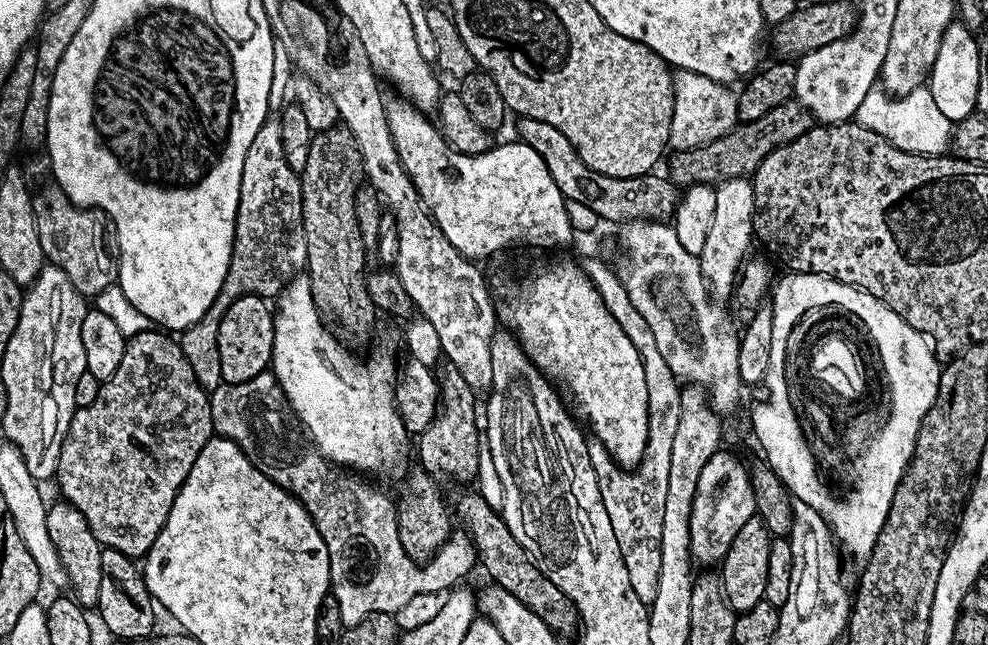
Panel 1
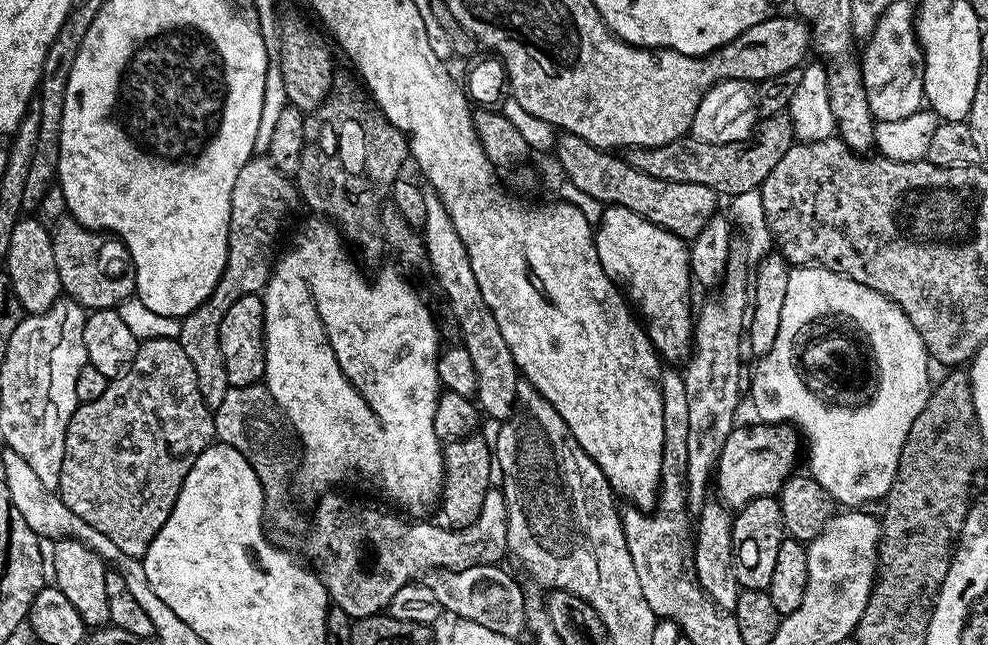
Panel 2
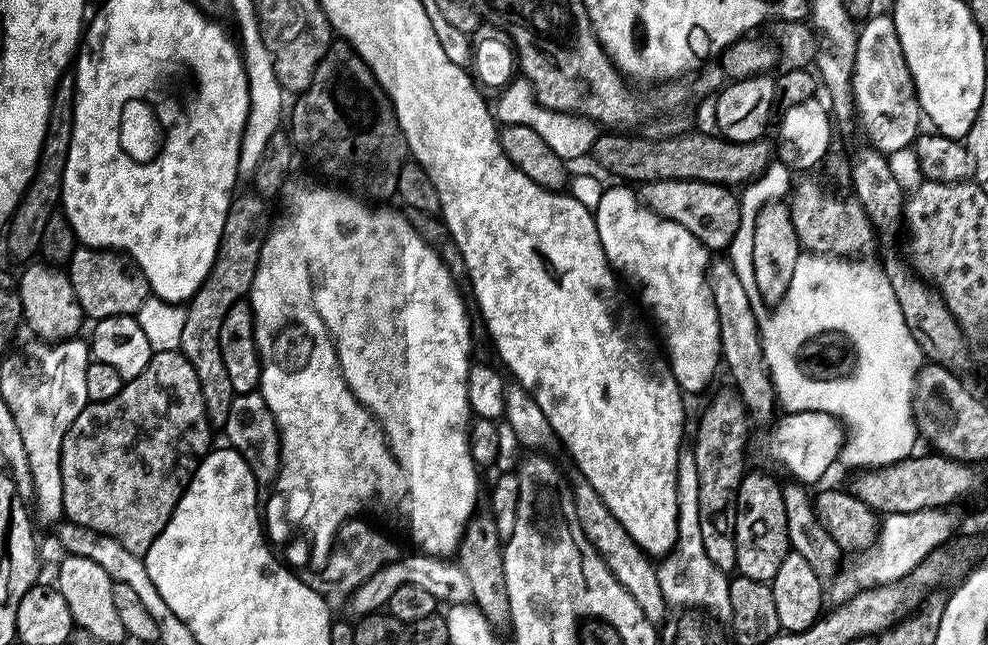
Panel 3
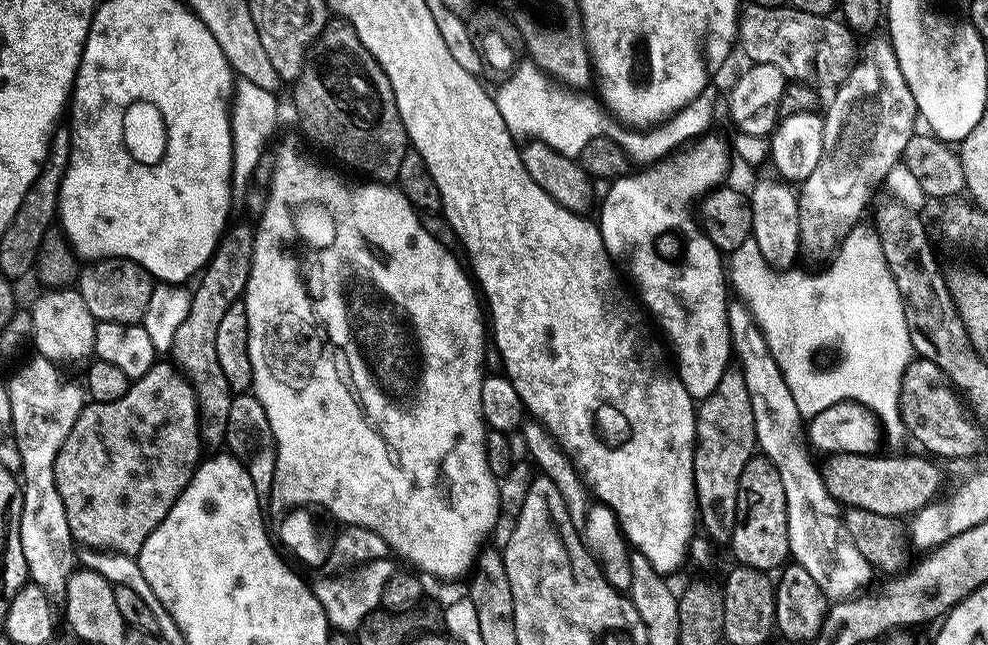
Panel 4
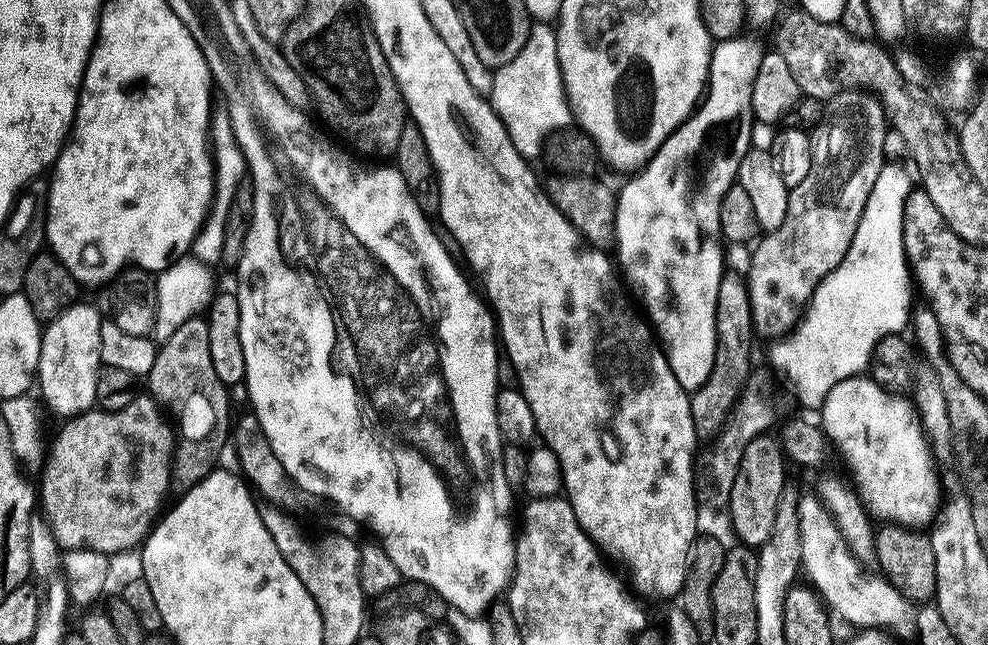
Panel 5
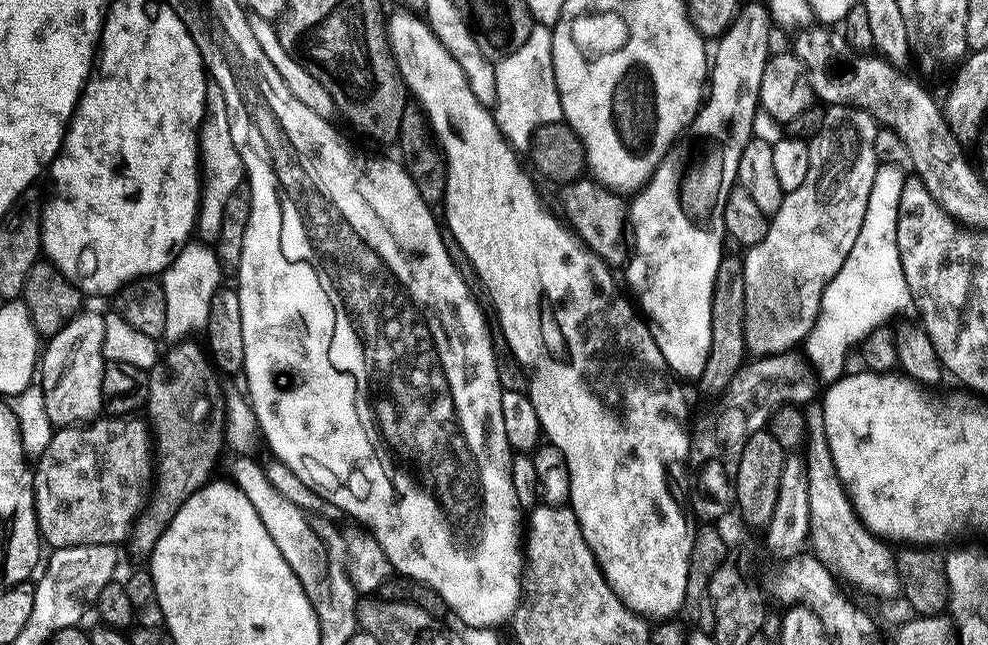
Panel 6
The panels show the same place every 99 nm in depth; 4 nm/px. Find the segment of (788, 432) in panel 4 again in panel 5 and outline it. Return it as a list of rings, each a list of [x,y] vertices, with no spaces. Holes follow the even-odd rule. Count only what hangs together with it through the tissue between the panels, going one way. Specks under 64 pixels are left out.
[[[806,494],[801,495],[799,497],[799,500],[797,502],[797,524],[798,524],[798,530],[800,531],[800,540],[801,540],[801,565],[803,568],[803,571],[808,571],[808,576],[810,579],[811,587],[815,588],[820,599],[824,601],[825,605],[833,613],[836,612],[838,615],[841,616],[842,619],[844,619],[844,622],[847,622],[849,625],[853,625],[854,621],[856,620],[892,620],[892,616],[896,616],[896,620],[900,620],[900,612],[904,612],[904,601],[907,599],[904,597],[898,588],[895,588],[894,585],[891,584],[890,581],[884,578],[883,575],[875,574],[876,576],[871,576],[870,573],[864,572],[863,566],[865,566],[859,559],[857,559],[855,553],[851,551],[851,549],[848,546],[847,541],[844,539],[843,534],[840,532],[838,525],[836,525],[836,520],[832,516],[831,512],[828,511],[828,509],[825,507],[825,504],[820,499],[819,495],[812,494],[812,496],[806,496]]]

